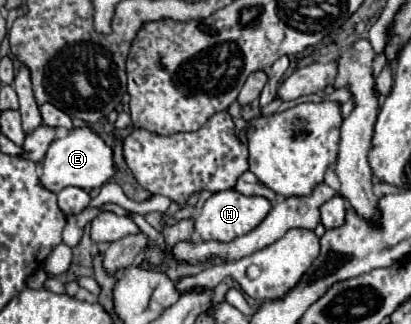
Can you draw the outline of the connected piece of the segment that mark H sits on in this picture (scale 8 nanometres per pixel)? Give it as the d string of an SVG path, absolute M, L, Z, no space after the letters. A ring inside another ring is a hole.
M235 190L217 192L217 194L209 196L207 202L203 204L201 214L195 220L195 230L201 236L201 240L231 242L233 238L239 238L239 236L251 232L253 228L257 228L263 222L263 218L269 214L271 206L273 206L271 200L267 200L263 196L243 196L243 194L237 194Z

